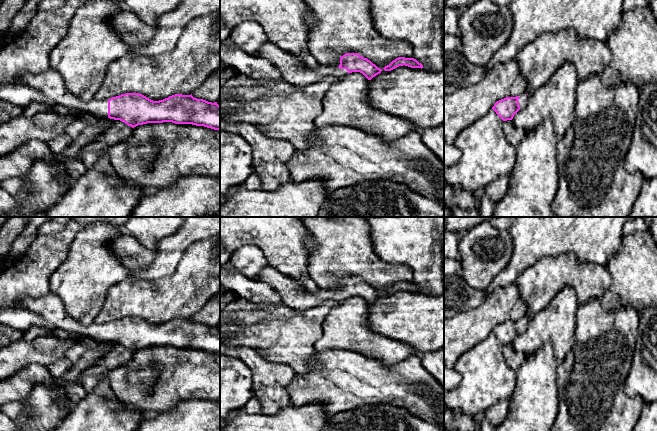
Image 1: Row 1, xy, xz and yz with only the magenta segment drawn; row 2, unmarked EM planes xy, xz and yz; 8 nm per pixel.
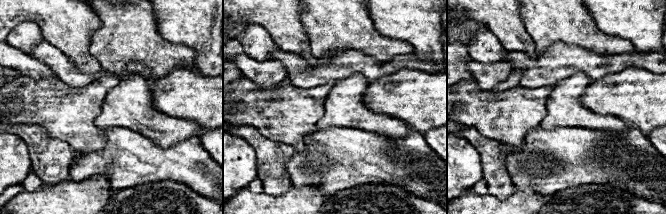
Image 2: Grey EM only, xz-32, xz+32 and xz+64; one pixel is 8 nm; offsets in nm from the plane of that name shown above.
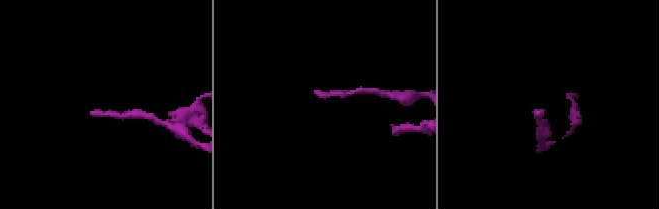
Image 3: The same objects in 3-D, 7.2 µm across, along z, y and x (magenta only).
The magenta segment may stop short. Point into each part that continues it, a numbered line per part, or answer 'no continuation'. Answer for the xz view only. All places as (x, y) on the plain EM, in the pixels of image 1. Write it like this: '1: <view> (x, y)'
1: xz (292, 294)

